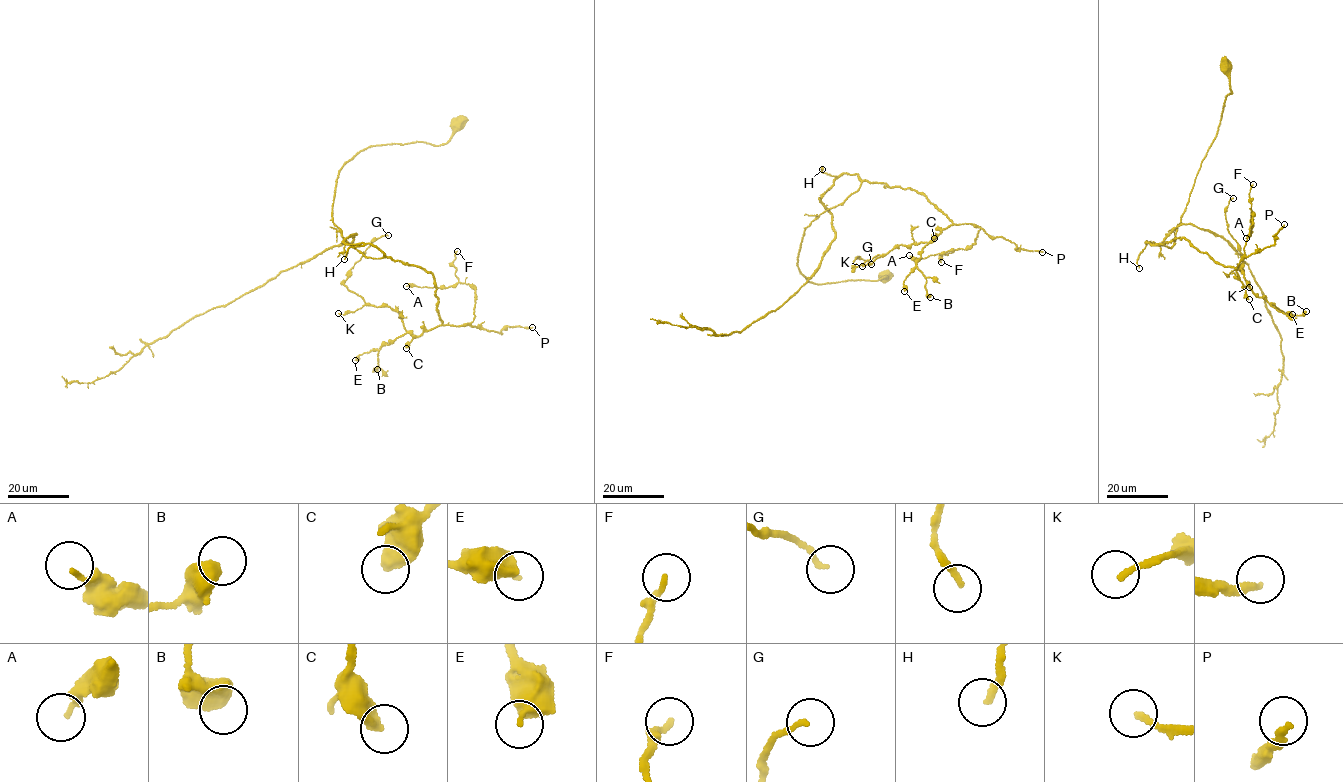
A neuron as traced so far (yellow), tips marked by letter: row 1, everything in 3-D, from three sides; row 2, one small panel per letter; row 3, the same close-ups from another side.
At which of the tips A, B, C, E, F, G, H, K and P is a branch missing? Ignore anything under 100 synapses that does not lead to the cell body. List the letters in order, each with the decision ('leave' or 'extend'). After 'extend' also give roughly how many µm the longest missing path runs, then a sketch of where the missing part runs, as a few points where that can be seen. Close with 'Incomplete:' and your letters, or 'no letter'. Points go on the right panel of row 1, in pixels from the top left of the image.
A: leave
B: leave
C: leave
E: leave
F: leave
G: leave
H: leave
K: leave
P: extend | 90 µm
Incomplete: P

